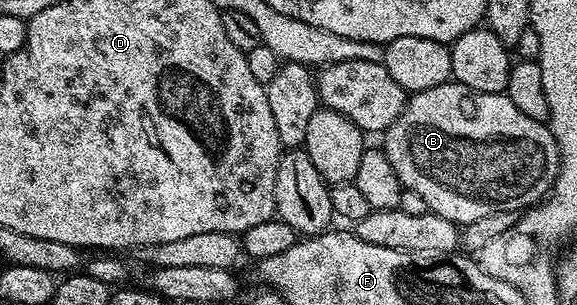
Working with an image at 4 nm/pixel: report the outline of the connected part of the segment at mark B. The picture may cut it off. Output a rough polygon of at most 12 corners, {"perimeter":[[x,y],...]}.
{"perimeter":[[507,92],[411,94],[382,148],[460,227],[551,194],[560,148]]}

